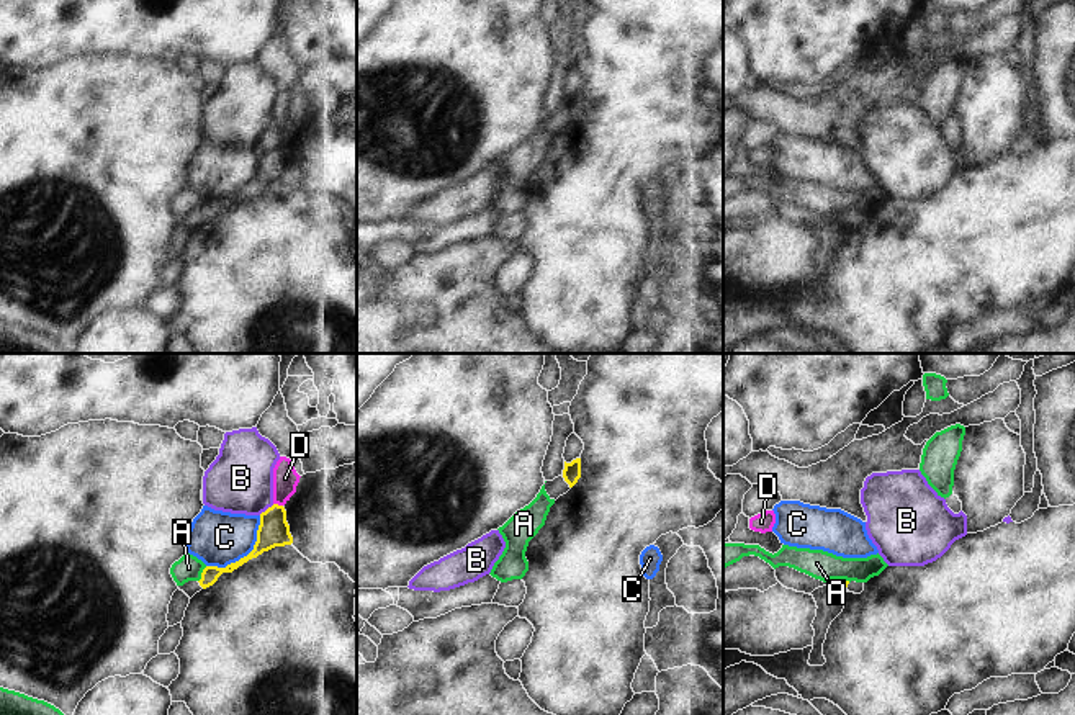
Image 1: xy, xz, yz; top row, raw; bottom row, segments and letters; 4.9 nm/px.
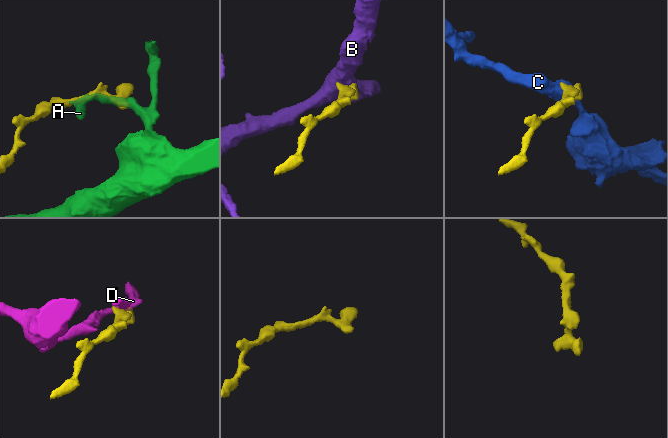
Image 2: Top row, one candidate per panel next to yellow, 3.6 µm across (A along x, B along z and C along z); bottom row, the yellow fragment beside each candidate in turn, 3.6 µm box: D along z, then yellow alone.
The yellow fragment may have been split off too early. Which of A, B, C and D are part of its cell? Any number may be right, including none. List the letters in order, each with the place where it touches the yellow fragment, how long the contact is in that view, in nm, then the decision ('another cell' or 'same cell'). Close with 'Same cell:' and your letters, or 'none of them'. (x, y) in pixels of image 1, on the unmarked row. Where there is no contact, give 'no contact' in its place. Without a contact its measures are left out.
A: xy (202, 208) | 90 nm | another cell
B: xy (267, 143) | 90 nm | another cell
C: xy (247, 188) | 380 nm | another cell
D: xy (277, 138) | 50 nm | another cell
Same cell: none of them

